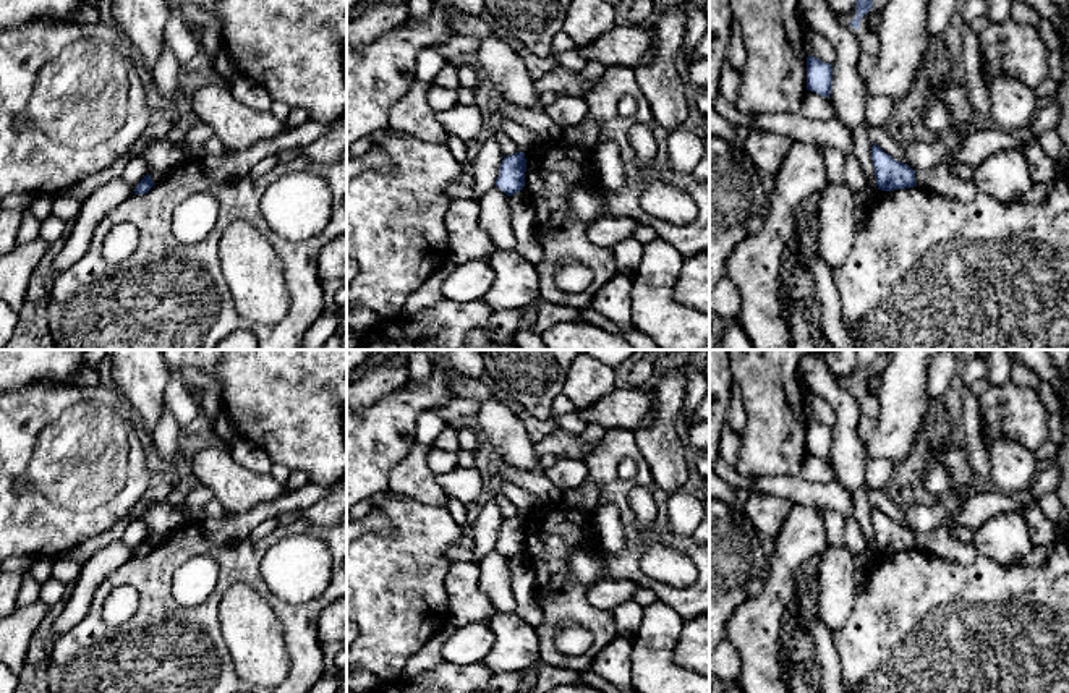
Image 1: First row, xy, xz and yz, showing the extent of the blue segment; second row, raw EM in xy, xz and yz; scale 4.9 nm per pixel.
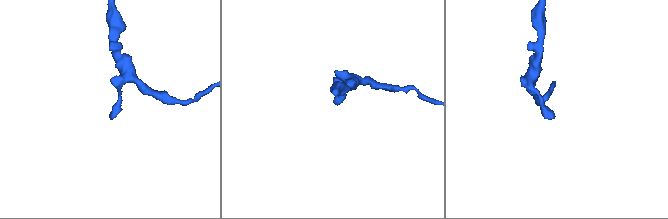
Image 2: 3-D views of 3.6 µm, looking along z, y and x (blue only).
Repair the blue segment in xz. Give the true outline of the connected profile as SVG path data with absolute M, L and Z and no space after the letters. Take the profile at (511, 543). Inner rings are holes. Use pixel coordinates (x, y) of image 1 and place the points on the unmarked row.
M523 515L505 518L500 526L496 549L507 559L520 555L525 549L525 534L526 534L526 521Z

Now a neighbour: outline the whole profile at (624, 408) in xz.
M651 384L641 387L614 389L609 395L580 411L588 424L599 424L606 431L637 431L653 411Z

